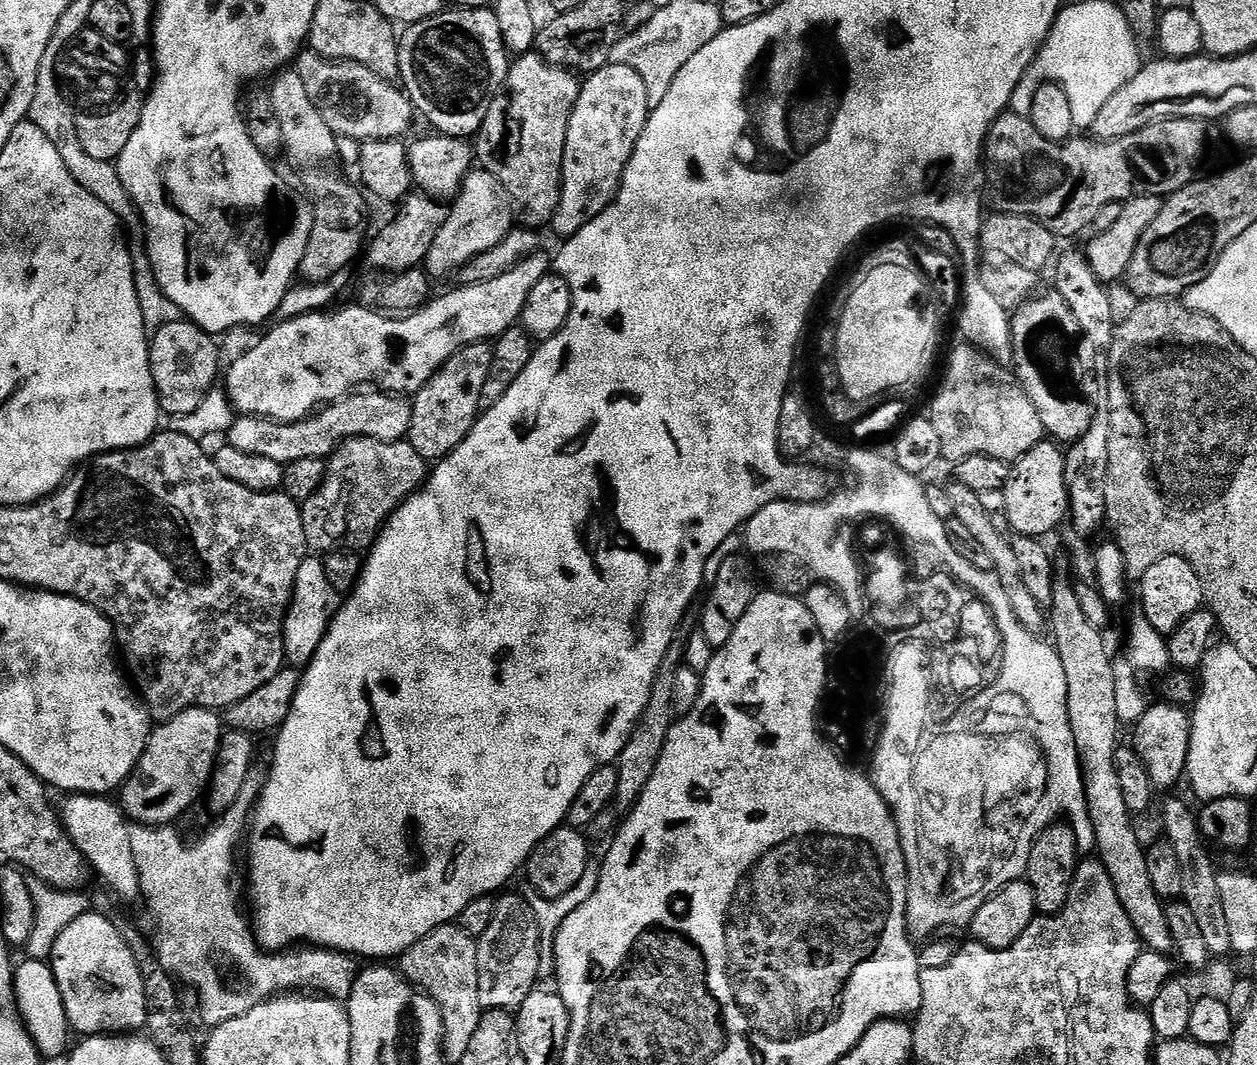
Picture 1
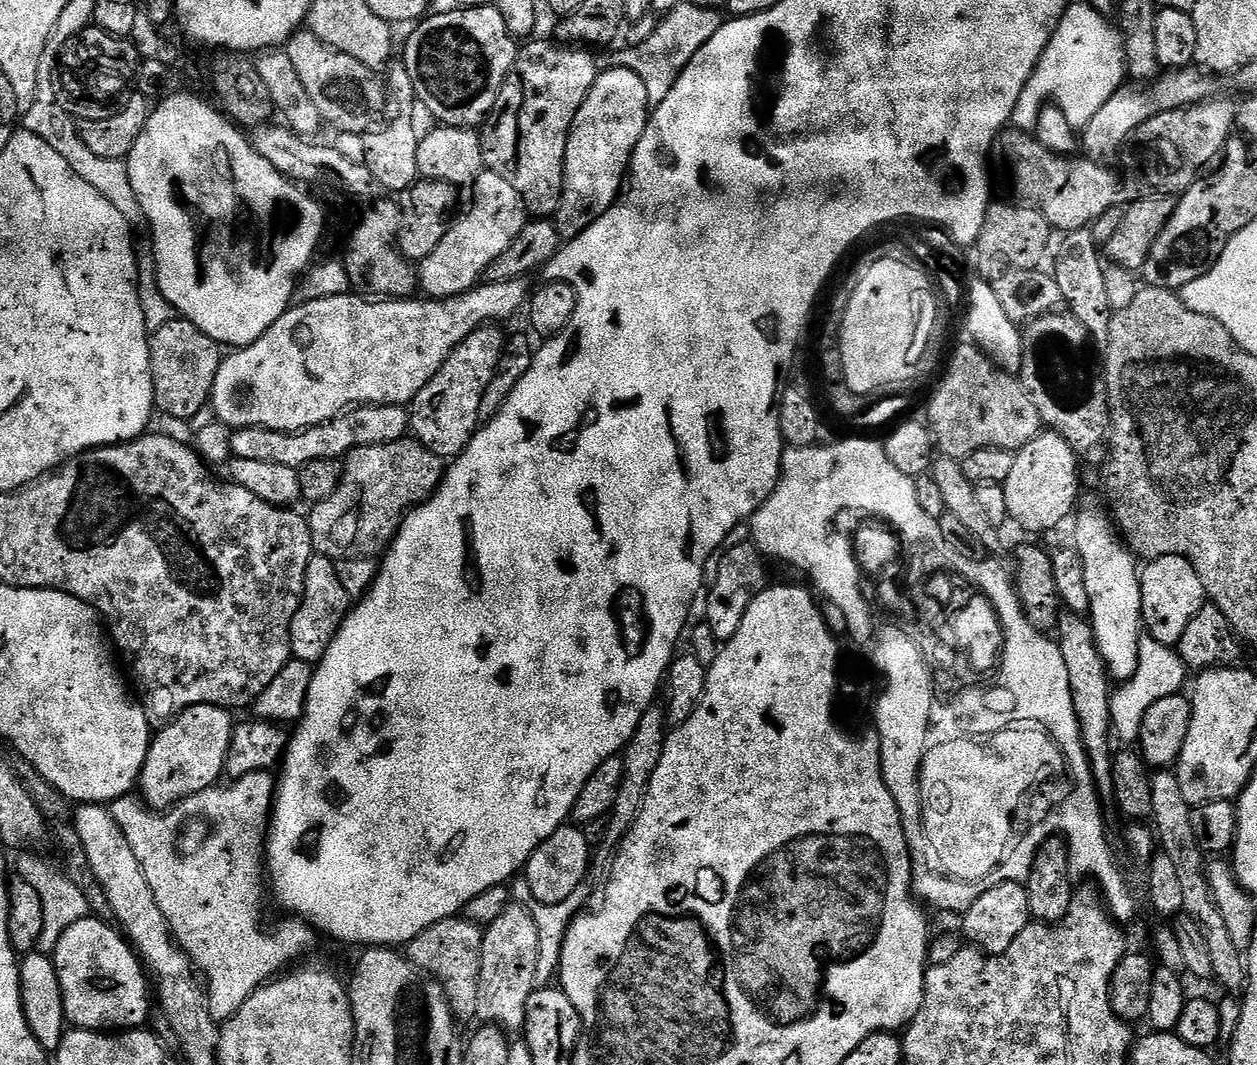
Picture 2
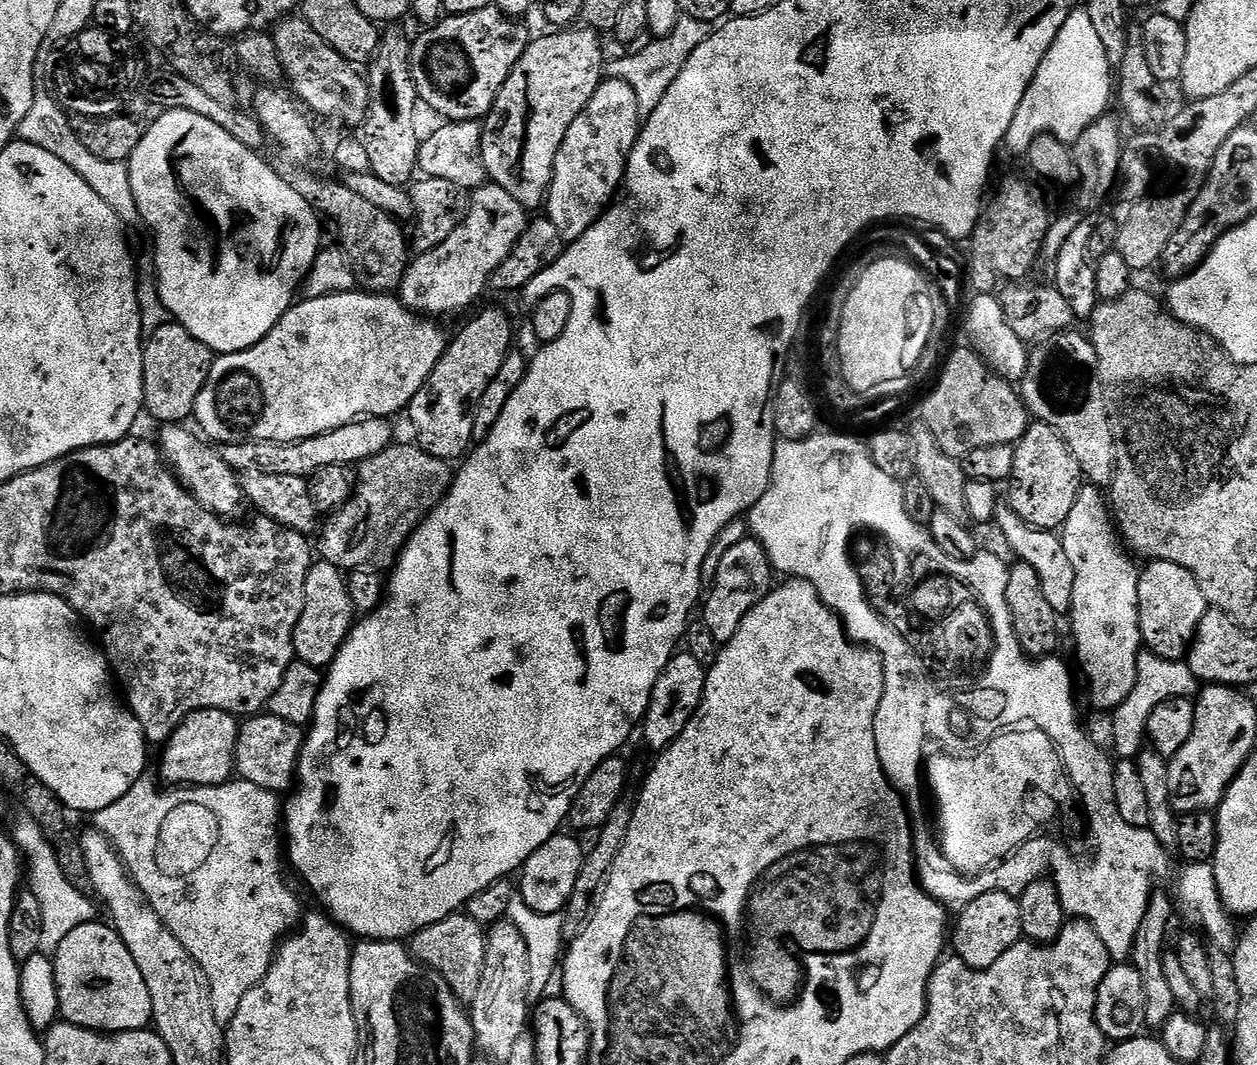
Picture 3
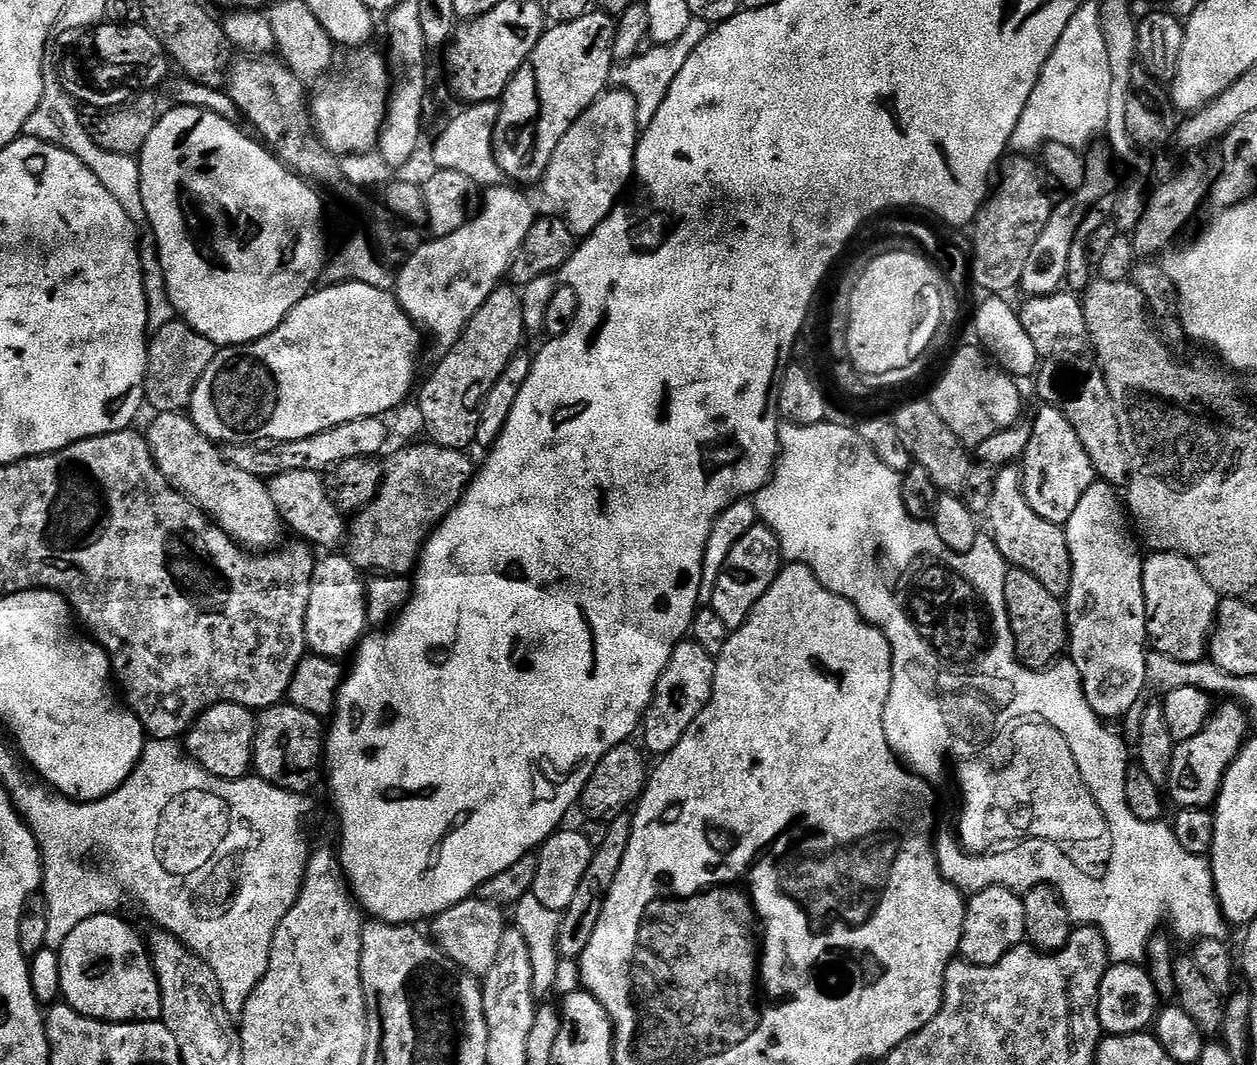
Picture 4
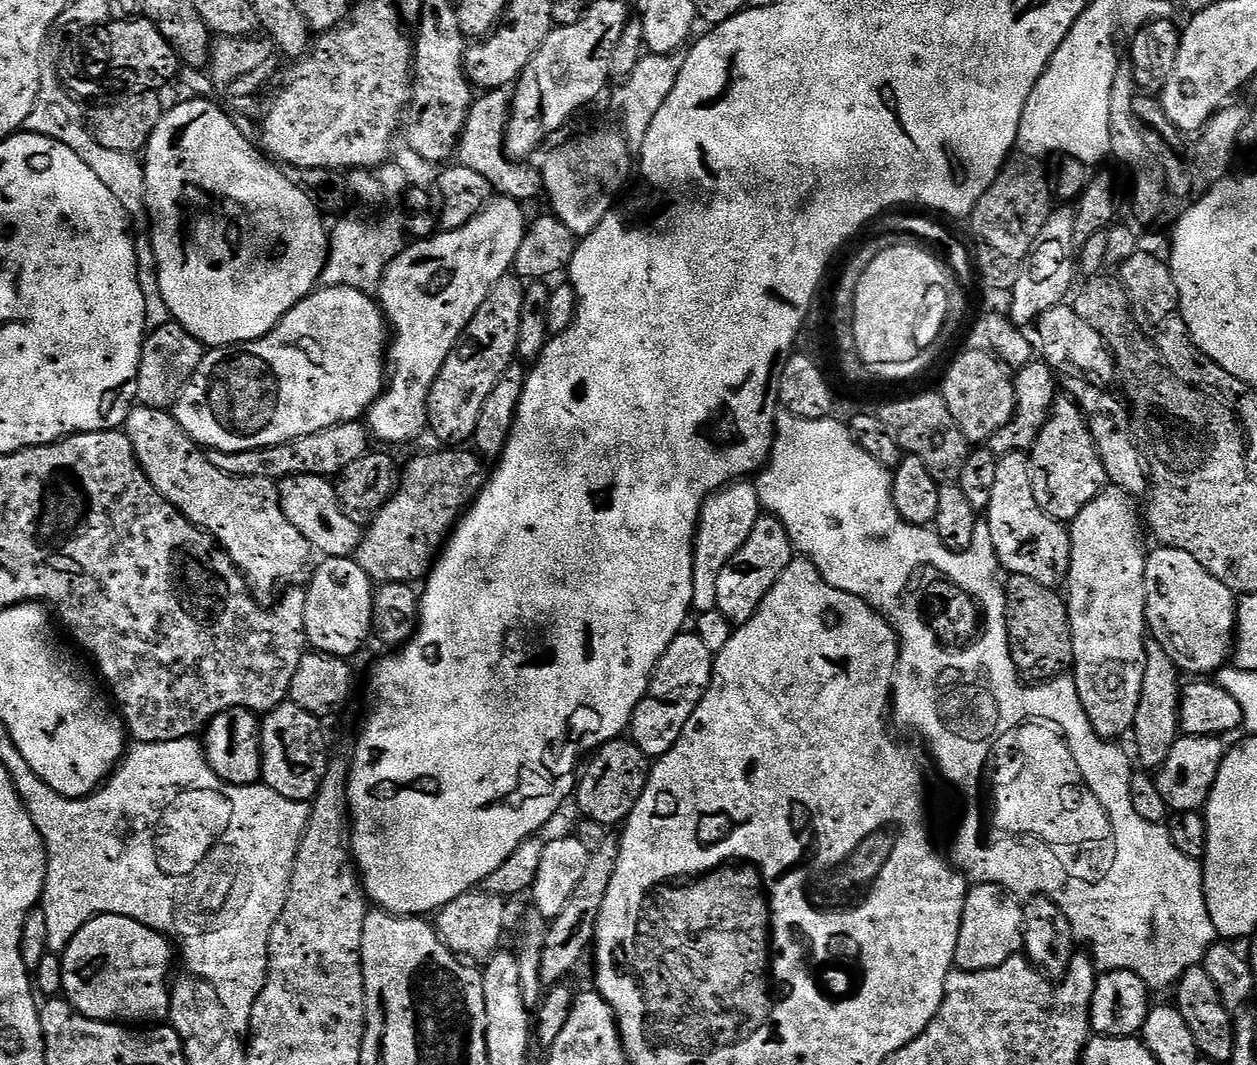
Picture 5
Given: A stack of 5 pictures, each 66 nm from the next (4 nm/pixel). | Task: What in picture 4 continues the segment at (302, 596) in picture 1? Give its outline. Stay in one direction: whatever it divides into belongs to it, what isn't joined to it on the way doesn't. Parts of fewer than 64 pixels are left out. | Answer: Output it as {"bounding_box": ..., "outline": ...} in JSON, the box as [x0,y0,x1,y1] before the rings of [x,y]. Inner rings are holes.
{"bounding_box":[304,554,369,661],"outline":[[[324,554],[317,559],[310,586],[310,606],[306,606],[304,623],[304,642],[311,655],[339,661],[340,656],[348,651],[349,655],[364,639],[369,627],[364,601],[365,587],[360,569],[348,560],[347,555]]]}

